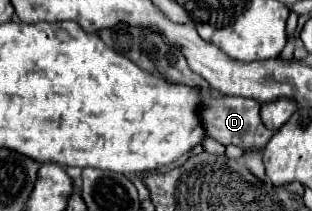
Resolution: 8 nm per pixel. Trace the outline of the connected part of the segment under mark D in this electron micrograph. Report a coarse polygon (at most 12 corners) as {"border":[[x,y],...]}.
{"border":[[203,97],[205,133],[223,145],[263,149],[271,139],[259,101]]}

